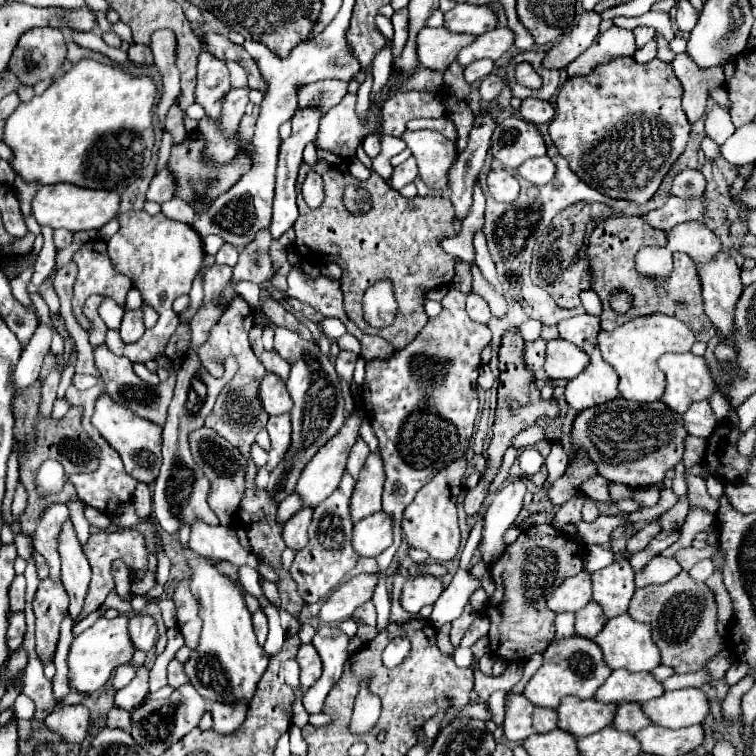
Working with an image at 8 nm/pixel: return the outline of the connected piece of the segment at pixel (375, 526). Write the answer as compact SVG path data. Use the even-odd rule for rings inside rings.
M384 512L360 520L352 532L352 546L362 558L376 558L392 544L392 518Z

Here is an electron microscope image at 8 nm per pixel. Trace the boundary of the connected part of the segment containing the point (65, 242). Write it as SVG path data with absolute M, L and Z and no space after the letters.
M54 230L54 244L56 244L56 248L67 248L73 242L73 235L68 230Z

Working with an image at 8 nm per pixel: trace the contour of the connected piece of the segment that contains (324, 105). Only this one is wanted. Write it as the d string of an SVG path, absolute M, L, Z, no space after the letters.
M335 79L318 81L298 88L298 106L301 108L316 106L322 117L329 109L340 104L347 92L346 82Z

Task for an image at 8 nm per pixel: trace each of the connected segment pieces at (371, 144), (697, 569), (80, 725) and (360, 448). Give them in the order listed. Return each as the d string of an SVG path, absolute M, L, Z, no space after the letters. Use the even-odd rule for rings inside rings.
M368 136L368 138L364 138L362 146L364 146L364 152L368 154L368 158L374 158L374 156L380 154L380 140L378 140L378 136Z
M702 560L702 562L698 562L688 574L690 574L696 582L706 582L706 578L708 578L712 572L714 572L712 562L710 562L710 560Z
M54 706L54 710L46 716L44 724L48 726L48 730L56 732L62 736L64 742L68 744L80 744L88 732L88 708L84 706Z
M358 438L358 440L356 440L356 444L354 444L354 446L352 446L352 450L350 450L348 464L346 464L348 472L350 472L354 478L358 478L358 472L360 472L360 468L362 468L362 464L364 464L364 460L368 458L368 454L370 454L368 444L366 444L362 438Z

